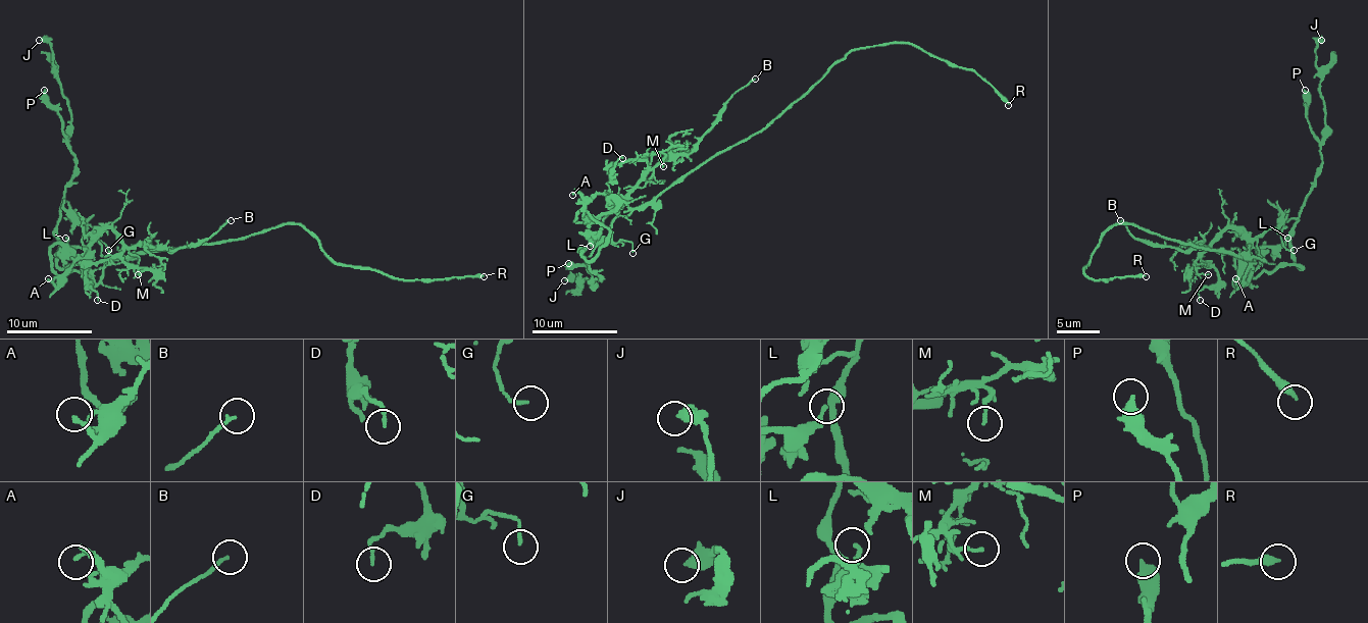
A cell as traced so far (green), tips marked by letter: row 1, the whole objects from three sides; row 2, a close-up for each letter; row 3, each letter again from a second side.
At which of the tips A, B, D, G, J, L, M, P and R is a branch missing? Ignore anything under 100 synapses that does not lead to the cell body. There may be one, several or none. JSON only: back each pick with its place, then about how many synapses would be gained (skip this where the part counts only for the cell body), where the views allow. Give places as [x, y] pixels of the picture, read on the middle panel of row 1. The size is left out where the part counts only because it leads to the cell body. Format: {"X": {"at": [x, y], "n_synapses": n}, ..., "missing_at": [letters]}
{"R": {"at": [1008, 105]}, "missing_at": ["R"]}

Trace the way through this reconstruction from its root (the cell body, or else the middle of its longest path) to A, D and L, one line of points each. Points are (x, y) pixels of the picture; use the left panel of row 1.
A: (170, 250), (140, 250), (136, 255), (122, 255), (97, 269), (78, 259), (56, 287), (48, 278)
D: (170, 250), (140, 250), (93, 269), (89, 244), (104, 228), (122, 248), (87, 267), (97, 300)
L: (170, 250), (140, 250), (91, 269), (65, 238)

